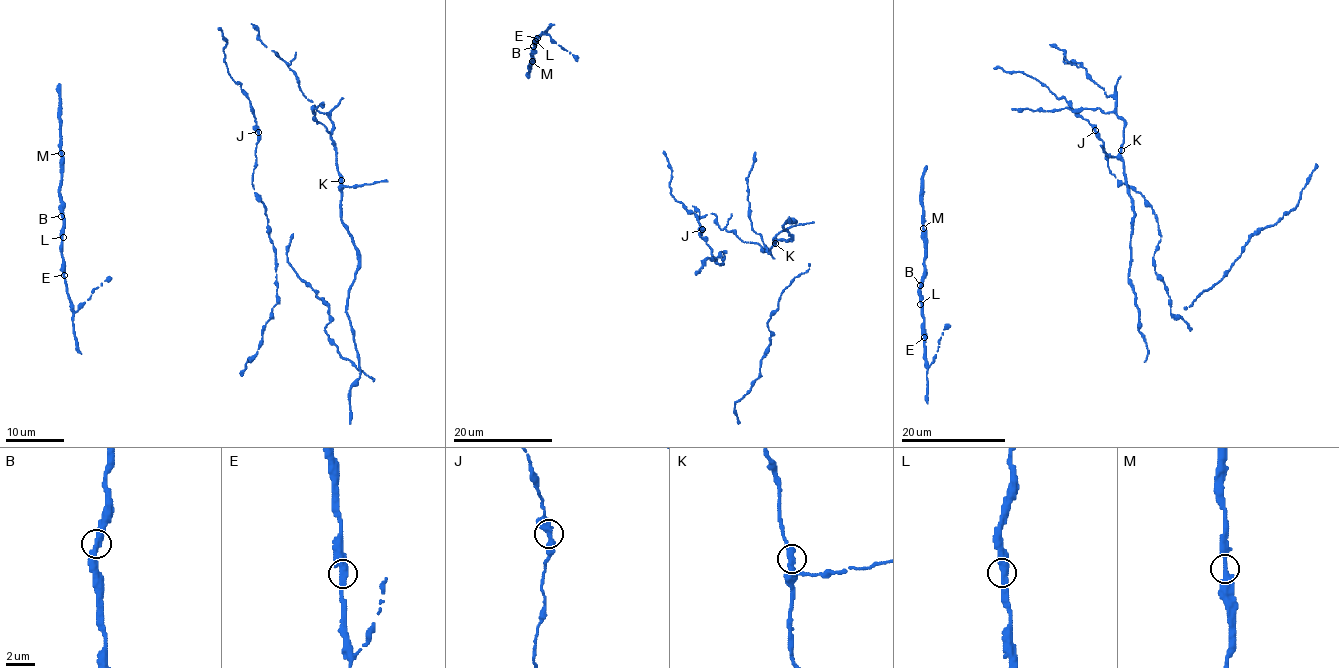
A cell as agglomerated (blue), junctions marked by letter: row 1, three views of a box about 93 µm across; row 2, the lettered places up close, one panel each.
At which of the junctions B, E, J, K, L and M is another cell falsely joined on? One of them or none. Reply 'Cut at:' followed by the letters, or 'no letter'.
Cut at: no letter

